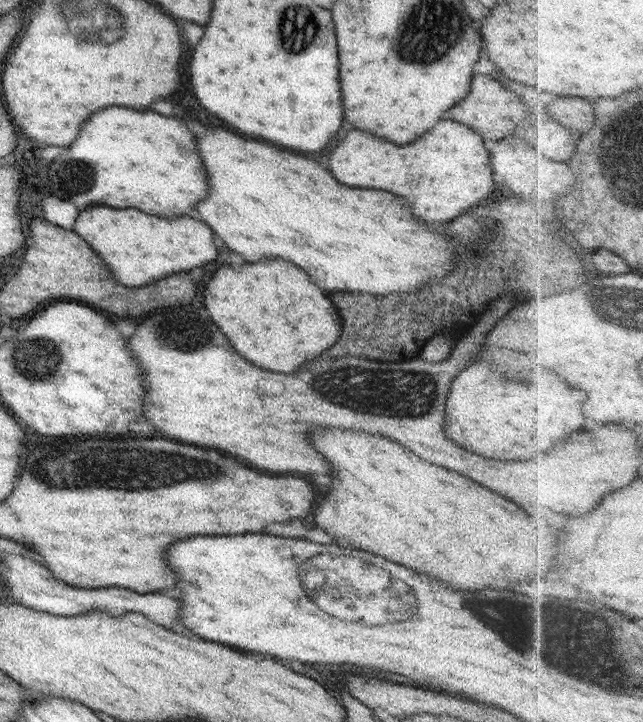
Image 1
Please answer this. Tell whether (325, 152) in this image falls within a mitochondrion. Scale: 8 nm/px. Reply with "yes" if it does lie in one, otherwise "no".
no

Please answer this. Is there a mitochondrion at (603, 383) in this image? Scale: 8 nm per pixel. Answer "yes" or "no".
no

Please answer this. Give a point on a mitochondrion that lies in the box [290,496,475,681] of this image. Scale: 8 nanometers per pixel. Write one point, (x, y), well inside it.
(347, 596)

